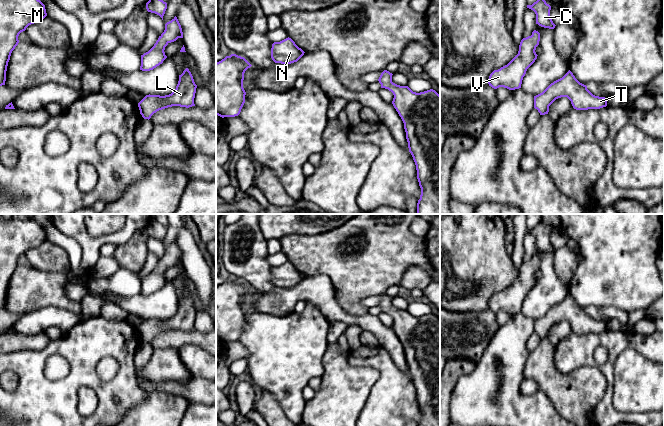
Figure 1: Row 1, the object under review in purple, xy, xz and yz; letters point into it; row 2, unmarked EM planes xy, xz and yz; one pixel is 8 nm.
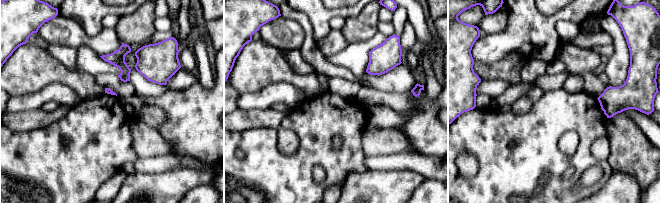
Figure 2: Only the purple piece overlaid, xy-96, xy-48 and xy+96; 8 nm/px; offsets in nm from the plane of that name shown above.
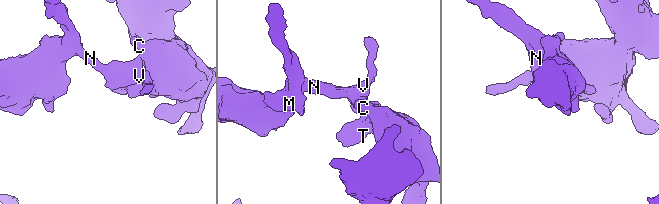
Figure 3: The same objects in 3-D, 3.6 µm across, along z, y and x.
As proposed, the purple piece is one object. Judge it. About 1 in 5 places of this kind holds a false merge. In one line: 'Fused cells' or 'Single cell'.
Single cell

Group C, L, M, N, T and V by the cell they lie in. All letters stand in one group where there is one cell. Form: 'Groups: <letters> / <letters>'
Groups: C L M N T V

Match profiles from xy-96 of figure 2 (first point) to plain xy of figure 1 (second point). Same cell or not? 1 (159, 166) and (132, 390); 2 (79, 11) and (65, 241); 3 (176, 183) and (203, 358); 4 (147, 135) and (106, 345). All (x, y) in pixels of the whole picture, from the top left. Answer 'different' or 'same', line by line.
1: different
2: different
3: same
4: different

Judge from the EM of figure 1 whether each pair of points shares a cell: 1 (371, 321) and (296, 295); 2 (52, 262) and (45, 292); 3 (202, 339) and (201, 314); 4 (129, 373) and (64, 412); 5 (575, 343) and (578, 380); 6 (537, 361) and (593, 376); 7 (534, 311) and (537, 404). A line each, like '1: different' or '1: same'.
1: same
2: different
3: different
4: same
5: different
6: same
7: different

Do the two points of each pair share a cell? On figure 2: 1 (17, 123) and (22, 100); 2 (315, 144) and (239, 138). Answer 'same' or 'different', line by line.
1: different
2: same

